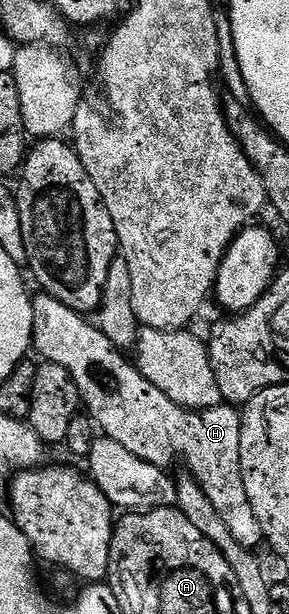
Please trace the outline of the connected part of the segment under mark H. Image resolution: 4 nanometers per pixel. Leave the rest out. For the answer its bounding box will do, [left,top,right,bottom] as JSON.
[32,292,264,551]

